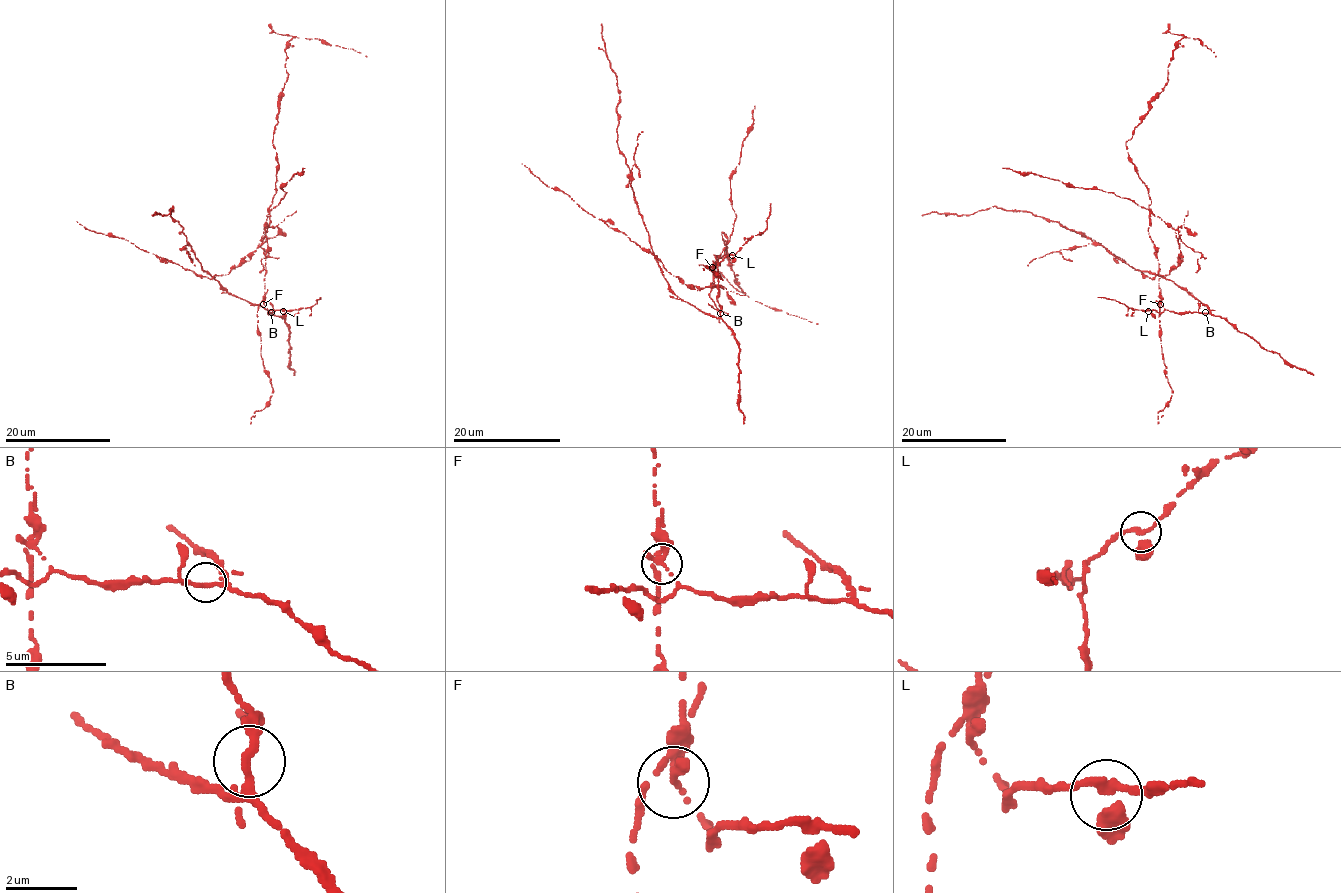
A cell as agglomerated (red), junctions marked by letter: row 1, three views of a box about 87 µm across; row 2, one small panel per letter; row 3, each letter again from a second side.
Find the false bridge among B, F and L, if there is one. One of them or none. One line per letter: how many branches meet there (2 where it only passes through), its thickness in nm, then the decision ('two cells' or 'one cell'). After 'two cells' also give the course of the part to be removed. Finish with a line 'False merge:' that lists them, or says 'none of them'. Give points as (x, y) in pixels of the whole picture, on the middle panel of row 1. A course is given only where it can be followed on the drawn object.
B: 3 | 200 nm | one cell
F: 3 | 200 nm | two cells | (712, 267), (714, 255), (719, 255), (714, 286), (687, 286), (656, 256), (565, 193), (547, 186), (521, 163)
L: 3 | 200 nm | one cell
False merge: F

